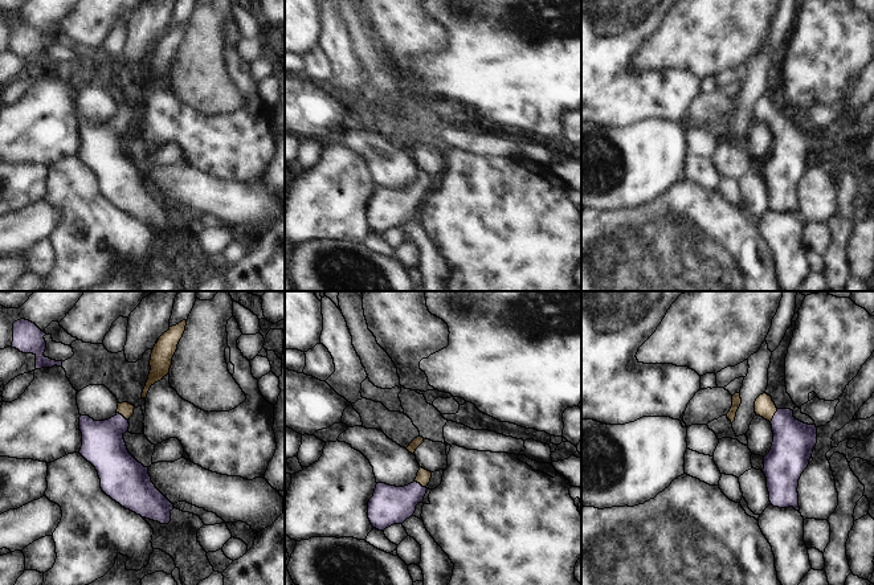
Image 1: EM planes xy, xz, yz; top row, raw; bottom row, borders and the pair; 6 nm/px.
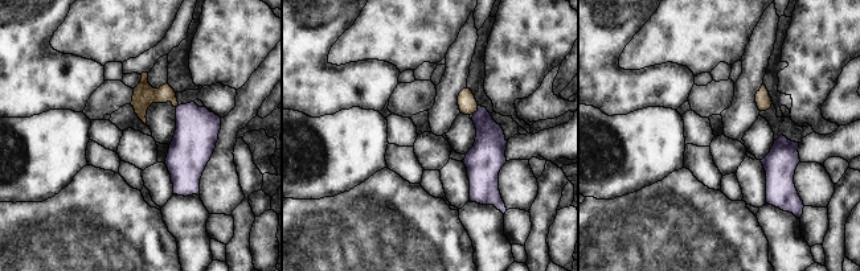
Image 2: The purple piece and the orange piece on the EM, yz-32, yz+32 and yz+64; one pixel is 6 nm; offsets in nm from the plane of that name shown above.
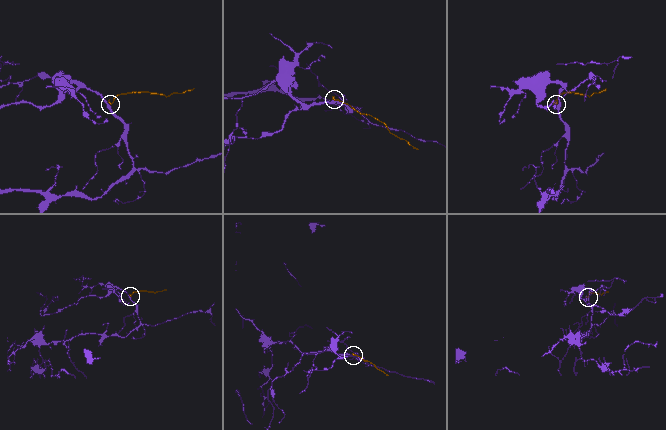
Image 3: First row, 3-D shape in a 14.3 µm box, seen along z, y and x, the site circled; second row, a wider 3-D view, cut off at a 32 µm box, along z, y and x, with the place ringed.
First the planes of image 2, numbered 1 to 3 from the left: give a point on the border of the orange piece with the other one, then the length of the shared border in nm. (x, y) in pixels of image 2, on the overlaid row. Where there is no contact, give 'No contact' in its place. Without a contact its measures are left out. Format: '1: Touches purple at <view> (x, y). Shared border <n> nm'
1: No contact
2: Touches purple at yz+32 (478, 110). Shared border 60 nm
3: No contact

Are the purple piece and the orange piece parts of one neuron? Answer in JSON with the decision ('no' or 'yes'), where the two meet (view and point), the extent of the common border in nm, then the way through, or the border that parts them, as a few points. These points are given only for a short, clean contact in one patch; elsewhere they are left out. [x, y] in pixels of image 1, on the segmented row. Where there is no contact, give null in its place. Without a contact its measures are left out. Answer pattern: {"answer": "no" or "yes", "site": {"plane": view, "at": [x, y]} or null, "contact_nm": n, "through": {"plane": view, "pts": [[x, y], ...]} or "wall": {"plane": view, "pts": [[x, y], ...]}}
{"answer": "yes", "site": {"plane": "yz", "at": [774, 416]}, "contact_nm": 90, "through": {"plane": "yz", "pts": [[793, 441], [787, 429], [774, 416], [764, 406]]}}

